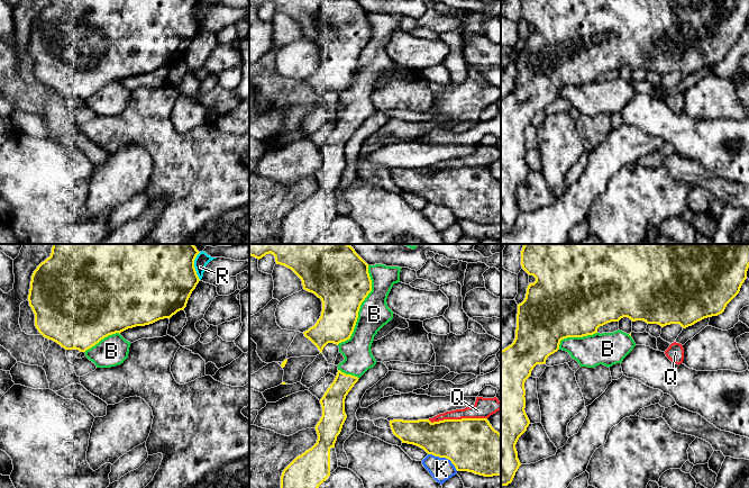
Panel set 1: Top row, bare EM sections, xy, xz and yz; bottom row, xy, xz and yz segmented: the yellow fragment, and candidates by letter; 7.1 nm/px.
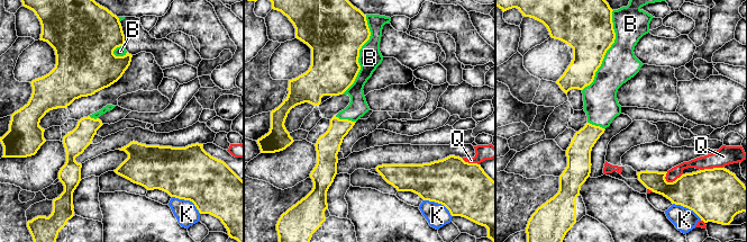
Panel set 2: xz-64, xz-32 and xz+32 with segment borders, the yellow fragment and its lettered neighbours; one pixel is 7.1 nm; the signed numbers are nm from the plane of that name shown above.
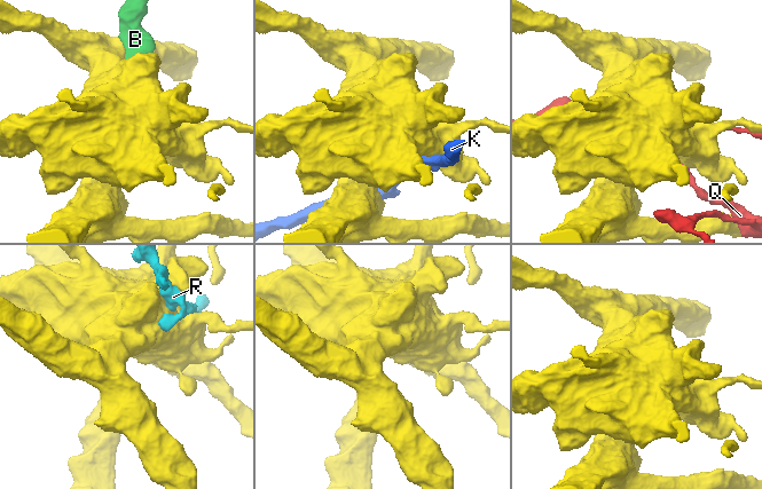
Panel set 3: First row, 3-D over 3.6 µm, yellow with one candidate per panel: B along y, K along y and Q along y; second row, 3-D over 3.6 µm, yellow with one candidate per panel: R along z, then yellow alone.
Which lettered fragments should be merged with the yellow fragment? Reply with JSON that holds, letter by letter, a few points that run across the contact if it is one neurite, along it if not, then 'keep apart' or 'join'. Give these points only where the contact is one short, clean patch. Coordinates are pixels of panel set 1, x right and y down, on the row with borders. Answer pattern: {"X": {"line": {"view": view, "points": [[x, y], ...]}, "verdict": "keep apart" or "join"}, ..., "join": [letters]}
{"B": {"verdict": "join"}, "K": {"verdict": "keep apart"}, "Q": {"verdict": "keep apart"}, "R": {"verdict": "keep apart"}, "join": ["B"]}

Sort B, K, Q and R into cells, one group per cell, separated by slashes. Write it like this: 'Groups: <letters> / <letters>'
Groups: B / K / Q / R

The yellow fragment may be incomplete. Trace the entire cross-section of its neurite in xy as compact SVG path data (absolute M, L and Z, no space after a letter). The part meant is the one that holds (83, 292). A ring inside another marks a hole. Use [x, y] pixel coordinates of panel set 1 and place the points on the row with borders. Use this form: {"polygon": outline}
{"polygon": "M53 244L51 256L34 271L28 295L29 306L35 314L35 326L46 338L60 344L65 350L79 350L92 361L97 368L111 368L124 363L128 358L130 342L120 333L136 326L153 324L159 319L171 318L186 307L188 300L200 279L194 268L194 260L200 252L193 244Z"}

